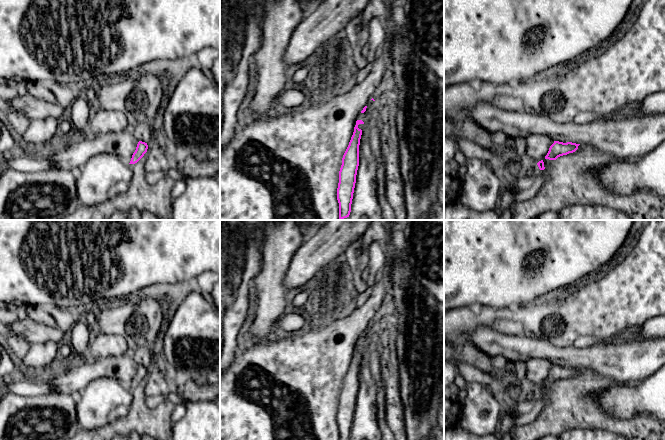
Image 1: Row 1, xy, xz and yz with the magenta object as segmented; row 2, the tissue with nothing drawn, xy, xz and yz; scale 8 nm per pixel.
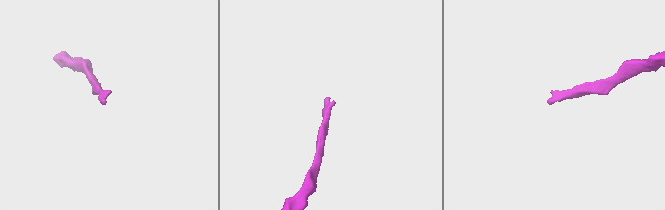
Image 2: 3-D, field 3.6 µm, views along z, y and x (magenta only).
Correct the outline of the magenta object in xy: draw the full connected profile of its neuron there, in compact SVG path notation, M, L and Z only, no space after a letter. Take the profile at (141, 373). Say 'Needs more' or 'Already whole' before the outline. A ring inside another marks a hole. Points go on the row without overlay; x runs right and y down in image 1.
Already whole. M139 365L129 388L137 387L147 376L147 373L148 373L147 367Z

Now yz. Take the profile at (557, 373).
Already whole. M554 365L554 367L550 370L545 383L556 384L558 381L567 379L569 377L573 377L578 373L580 368L572 367L572 366L559 366Z

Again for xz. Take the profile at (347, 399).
Already whole. M357 344L354 356L349 369L343 379L342 389L339 395L339 407L337 412L337 424L339 427L339 440L349 440L356 407L356 399L359 390L359 369L362 354L359 348L364 348L362 344Z

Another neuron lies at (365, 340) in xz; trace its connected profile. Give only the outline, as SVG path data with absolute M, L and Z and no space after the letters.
M370 323L370 325L366 329L367 330L366 335L364 337L360 337L357 344L362 344L364 348L368 347L371 340L372 333L376 331L377 328L378 328L378 325L376 324L373 325Z

